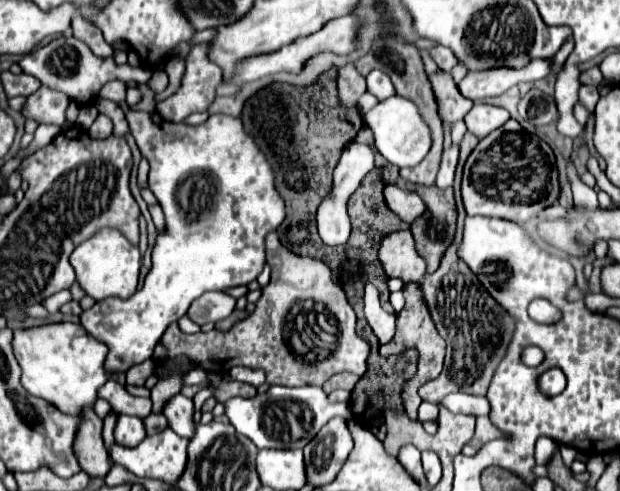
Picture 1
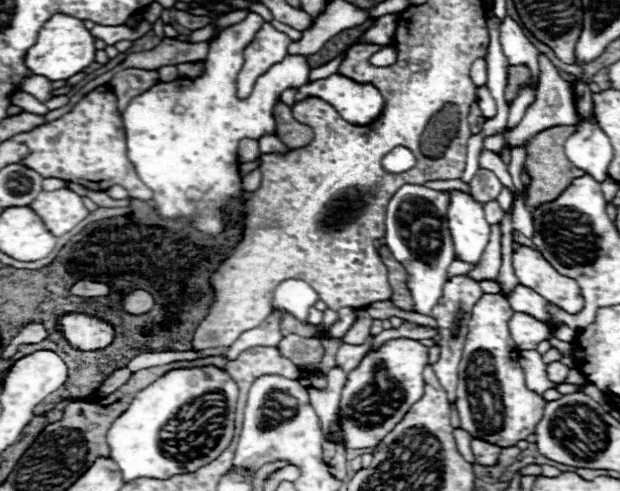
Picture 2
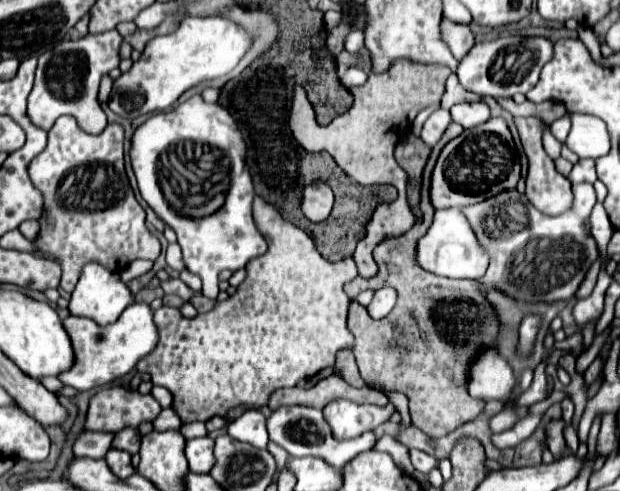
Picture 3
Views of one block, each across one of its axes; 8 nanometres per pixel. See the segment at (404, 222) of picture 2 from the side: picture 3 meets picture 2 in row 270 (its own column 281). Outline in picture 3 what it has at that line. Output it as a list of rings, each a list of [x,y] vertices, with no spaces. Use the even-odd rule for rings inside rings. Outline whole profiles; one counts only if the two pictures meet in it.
[[[282,406],[282,408],[274,410],[272,416],[268,418],[268,434],[270,434],[270,440],[280,444],[290,456],[320,456],[336,468],[342,468],[348,460],[352,460],[356,454],[372,448],[376,442],[372,432],[362,434],[362,444],[348,444],[346,440],[336,440],[332,436],[328,422],[322,416],[322,410],[308,408],[308,406]]]

